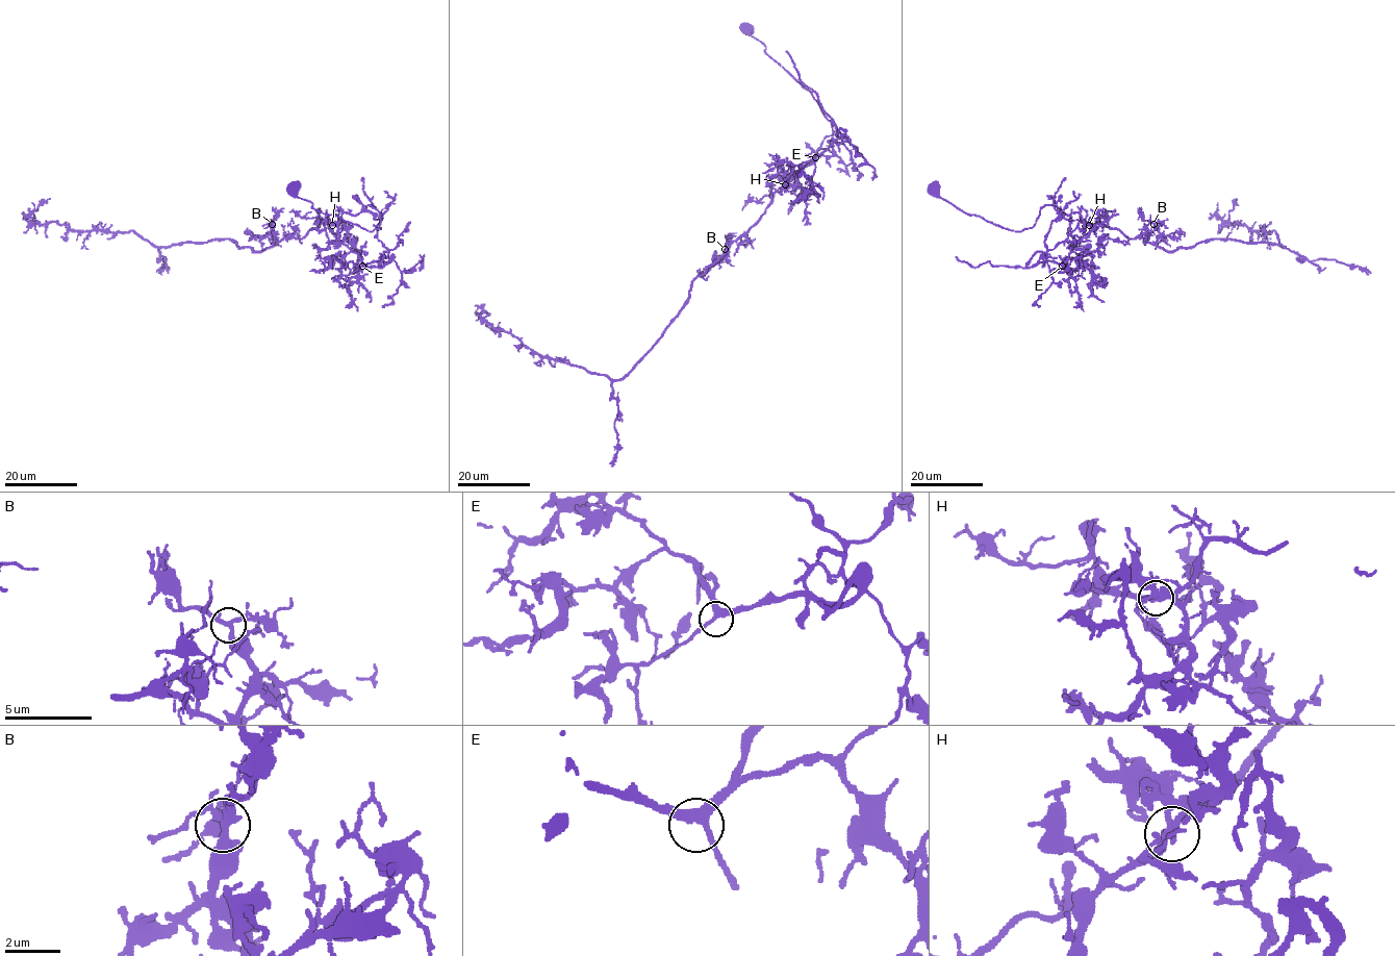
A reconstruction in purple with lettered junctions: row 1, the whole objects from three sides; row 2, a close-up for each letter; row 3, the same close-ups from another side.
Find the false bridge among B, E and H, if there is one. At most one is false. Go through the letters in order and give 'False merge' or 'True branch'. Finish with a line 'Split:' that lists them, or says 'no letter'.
B: True branch
E: True branch
H: False merge
Split: H

